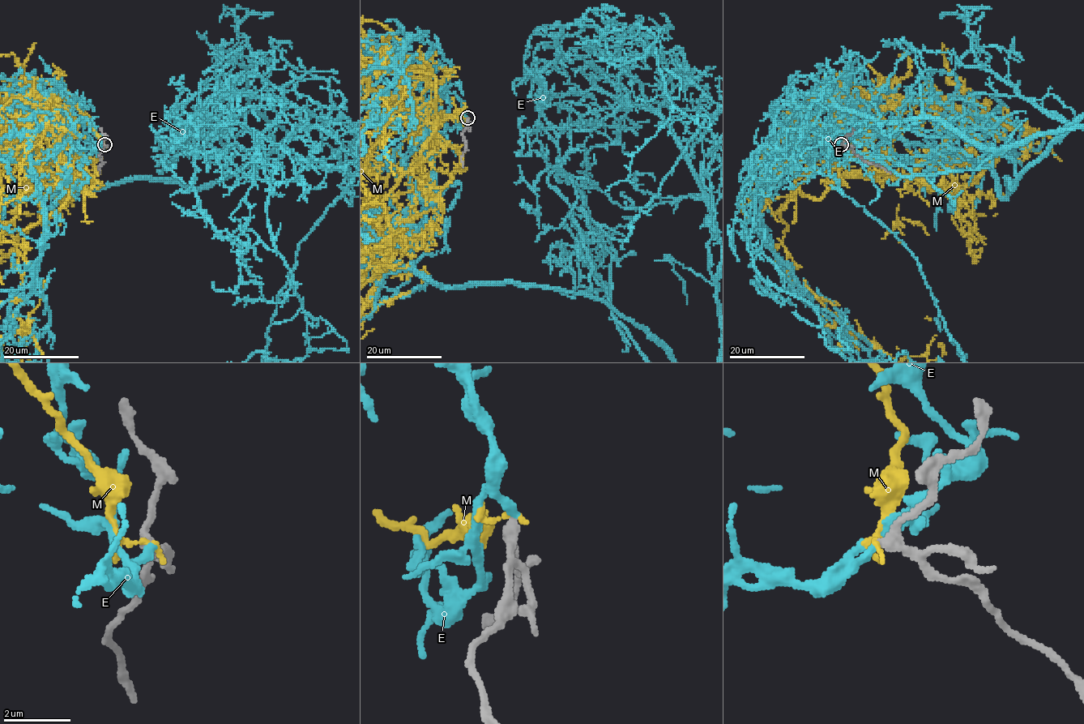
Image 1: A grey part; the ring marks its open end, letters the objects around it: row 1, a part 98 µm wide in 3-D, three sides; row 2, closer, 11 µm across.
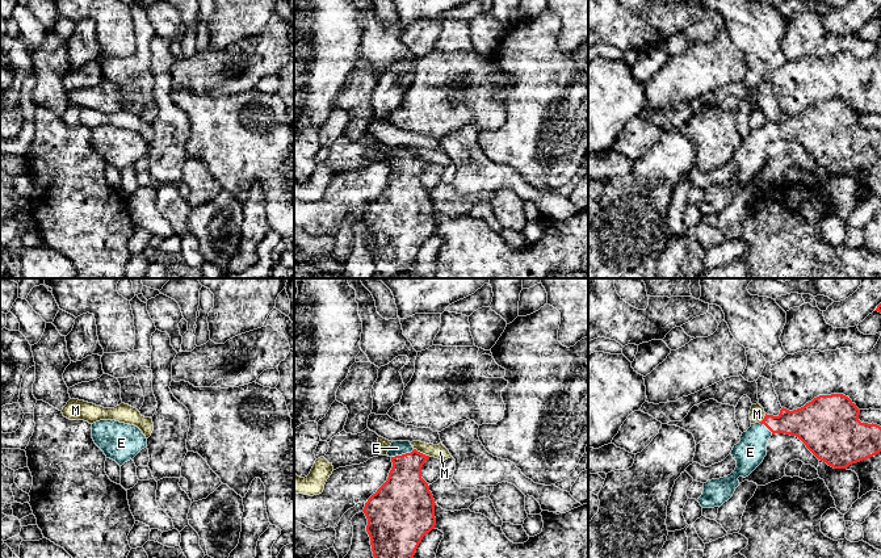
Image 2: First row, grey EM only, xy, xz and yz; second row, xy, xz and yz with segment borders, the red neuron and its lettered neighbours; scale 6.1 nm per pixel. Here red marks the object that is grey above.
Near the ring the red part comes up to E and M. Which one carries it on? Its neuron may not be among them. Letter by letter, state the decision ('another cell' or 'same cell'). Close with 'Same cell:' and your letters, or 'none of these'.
E: same cell
M: another cell
Same cell: E

